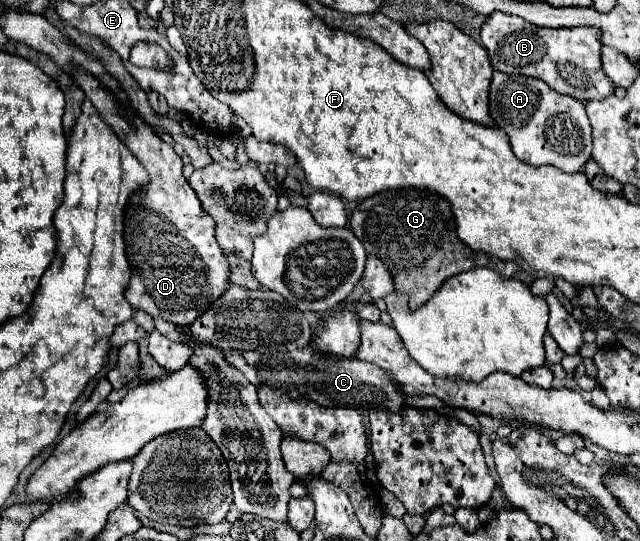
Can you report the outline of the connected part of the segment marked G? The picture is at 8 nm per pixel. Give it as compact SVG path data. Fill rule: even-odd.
M397 189L377 193L375 197L369 197L355 207L349 225L355 237L363 243L365 251L379 257L389 269L393 275L395 293L409 297L411 311L425 303L445 279L461 271L479 265L491 265L503 277L513 277L517 271L521 271L517 265L497 259L491 259L491 263L479 261L479 255L459 241L449 203L427 189Z

